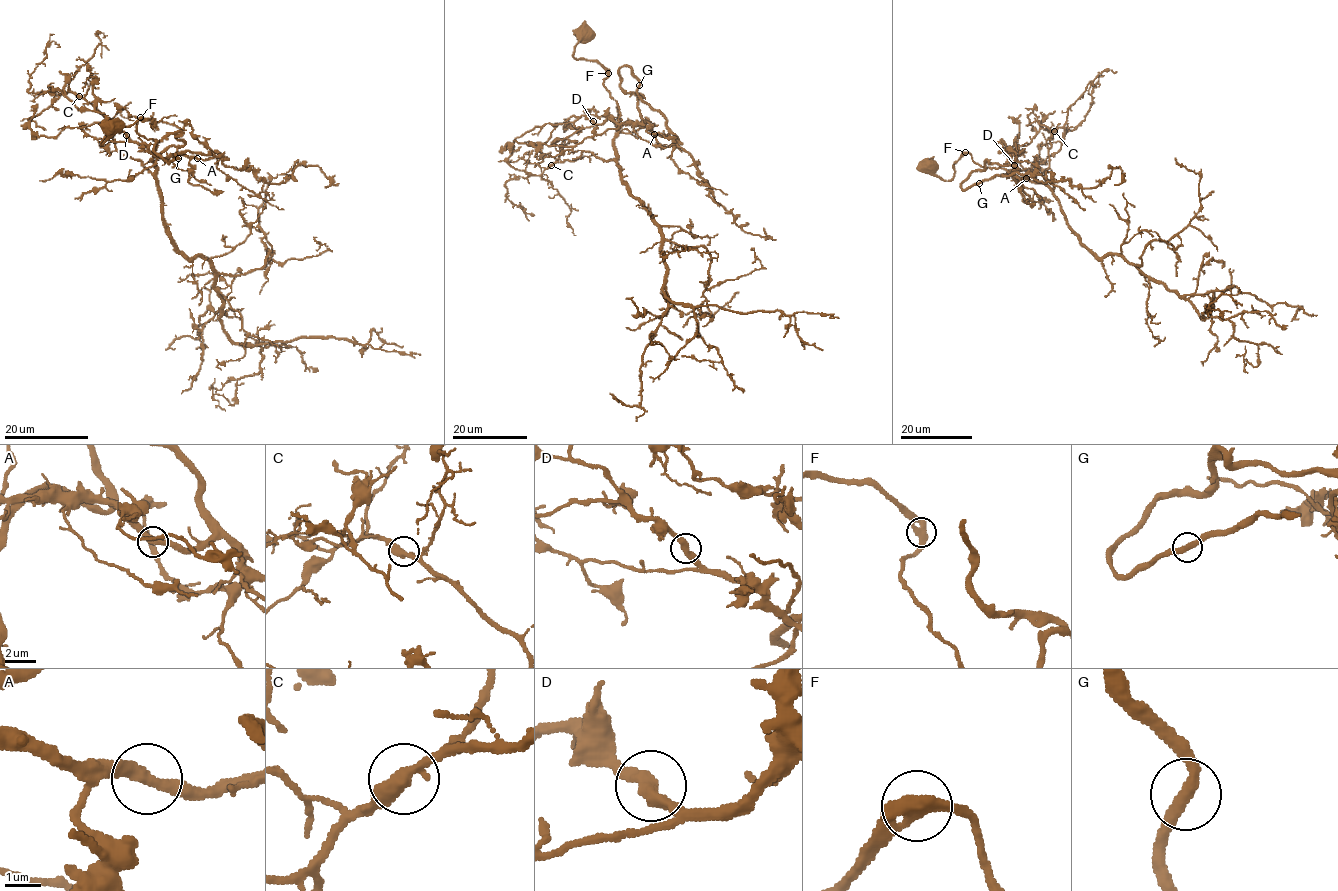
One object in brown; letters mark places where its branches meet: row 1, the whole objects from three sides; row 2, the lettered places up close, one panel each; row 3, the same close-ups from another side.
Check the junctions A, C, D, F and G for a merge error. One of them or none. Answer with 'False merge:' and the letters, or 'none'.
False merge: none

